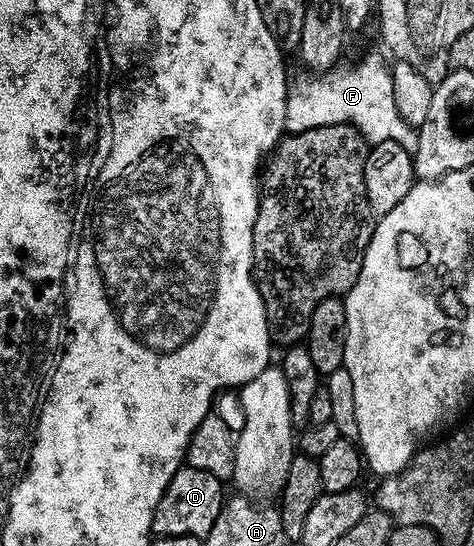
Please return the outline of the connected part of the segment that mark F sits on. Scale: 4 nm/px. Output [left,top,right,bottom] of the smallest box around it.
[285,53,418,153]

